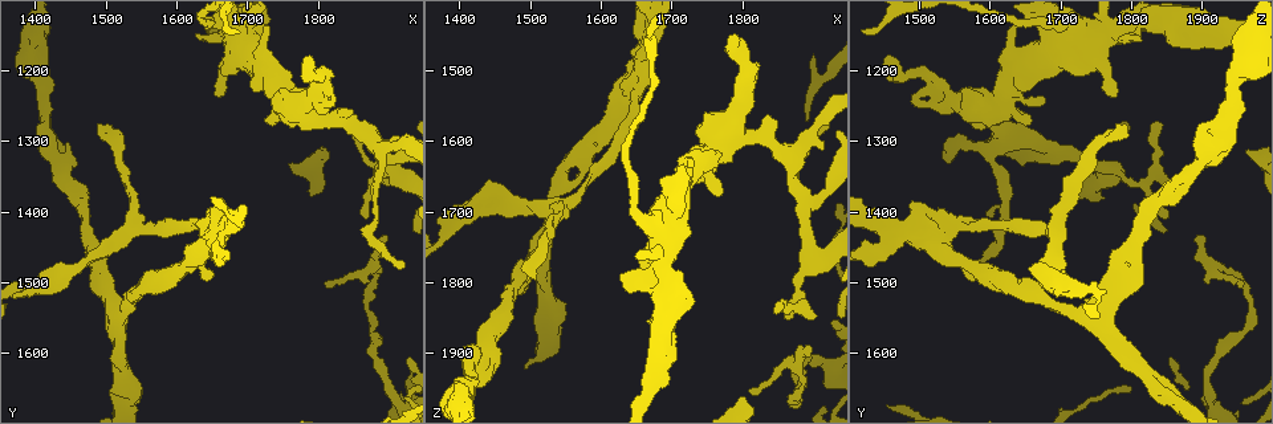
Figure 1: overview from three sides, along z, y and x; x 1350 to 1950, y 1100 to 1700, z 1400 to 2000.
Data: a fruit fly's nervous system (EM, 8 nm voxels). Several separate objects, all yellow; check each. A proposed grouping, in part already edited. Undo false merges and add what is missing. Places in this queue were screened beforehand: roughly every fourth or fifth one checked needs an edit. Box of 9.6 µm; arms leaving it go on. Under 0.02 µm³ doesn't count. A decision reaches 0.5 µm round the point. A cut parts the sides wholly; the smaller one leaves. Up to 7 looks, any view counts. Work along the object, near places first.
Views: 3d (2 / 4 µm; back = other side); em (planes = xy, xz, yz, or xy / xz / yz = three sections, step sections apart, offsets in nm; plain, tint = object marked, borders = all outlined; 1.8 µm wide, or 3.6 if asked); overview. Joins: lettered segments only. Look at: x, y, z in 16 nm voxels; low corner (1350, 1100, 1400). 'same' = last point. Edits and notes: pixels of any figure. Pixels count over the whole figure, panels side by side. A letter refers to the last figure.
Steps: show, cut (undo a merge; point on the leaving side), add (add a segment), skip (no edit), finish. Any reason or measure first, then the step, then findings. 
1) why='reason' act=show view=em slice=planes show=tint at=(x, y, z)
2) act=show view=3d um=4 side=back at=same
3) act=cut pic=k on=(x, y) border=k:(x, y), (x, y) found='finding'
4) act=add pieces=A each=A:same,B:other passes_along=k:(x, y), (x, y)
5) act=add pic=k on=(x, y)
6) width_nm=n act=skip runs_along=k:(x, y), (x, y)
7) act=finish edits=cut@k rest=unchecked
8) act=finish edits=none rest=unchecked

act=show view=em um=3.6 slice=planes show=plain at=(1895, 1435, 1895)

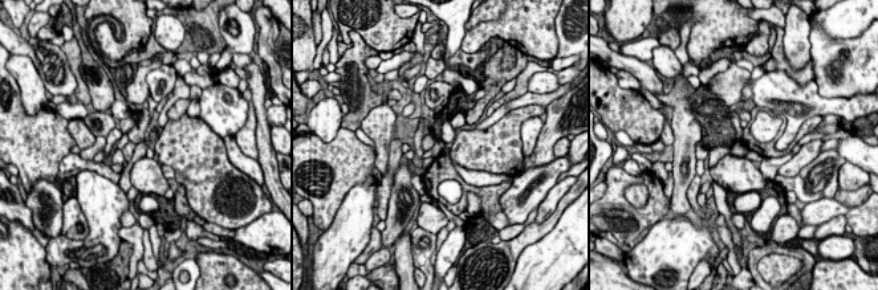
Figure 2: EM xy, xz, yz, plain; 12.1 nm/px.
why='see the neighbours' act=show view=em um=3.6 slice=planes show=borders at=same

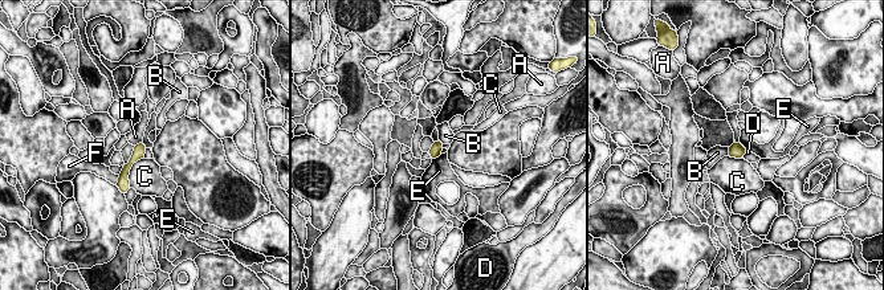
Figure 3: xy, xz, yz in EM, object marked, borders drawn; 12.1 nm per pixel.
act=skip each=A:other,B:other,C:other,D:other,E:other,F:other border=3:(142, 141), (135, 146) found='no lettered segment goes on from it'

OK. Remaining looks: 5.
why='free end' act=show view=em slice=xz step=16 show=borders at=(1800, 1310, 1965)

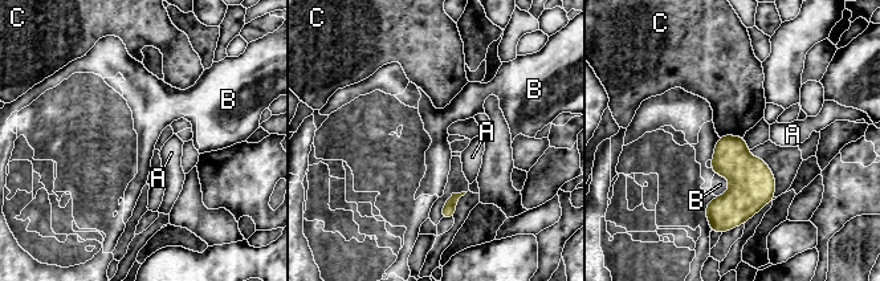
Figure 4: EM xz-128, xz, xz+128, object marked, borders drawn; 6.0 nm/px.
width_nm=200 longest_contact=B:160nm act=skip each=A:other,B:other,C:other found='no lettered segment goes on from it'

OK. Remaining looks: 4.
why='an open end' act=show view=em slice=planes show=borders at=(1785, 1185, 1455)

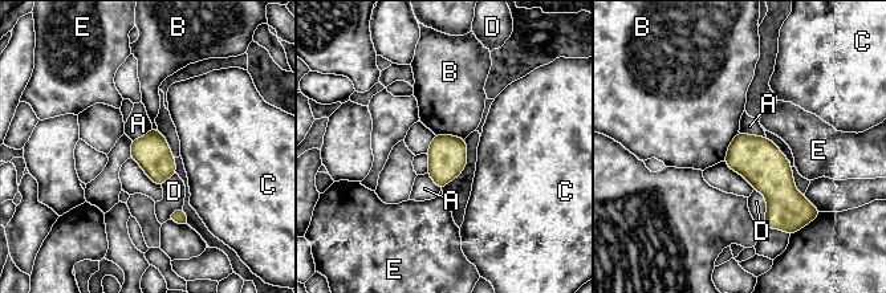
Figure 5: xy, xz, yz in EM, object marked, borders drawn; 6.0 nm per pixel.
act=skip each=A:other,B:other,C:other,D:other,E:other border=5:(435, 134), (450, 134), (463, 139) found='none of them fits'

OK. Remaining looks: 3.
act=finish edits=none rest=unchecked

